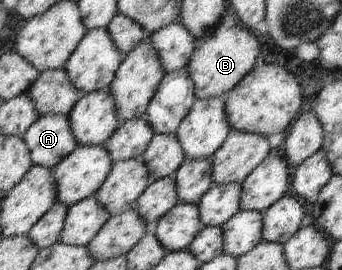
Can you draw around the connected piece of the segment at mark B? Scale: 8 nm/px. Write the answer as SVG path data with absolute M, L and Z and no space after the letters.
M221 23L207 30L207 36L196 40L195 50L193 50L187 72L193 80L195 95L198 98L220 98L221 94L229 92L252 69L255 69L257 57L261 53L259 42L251 29L232 26L227 28Z

